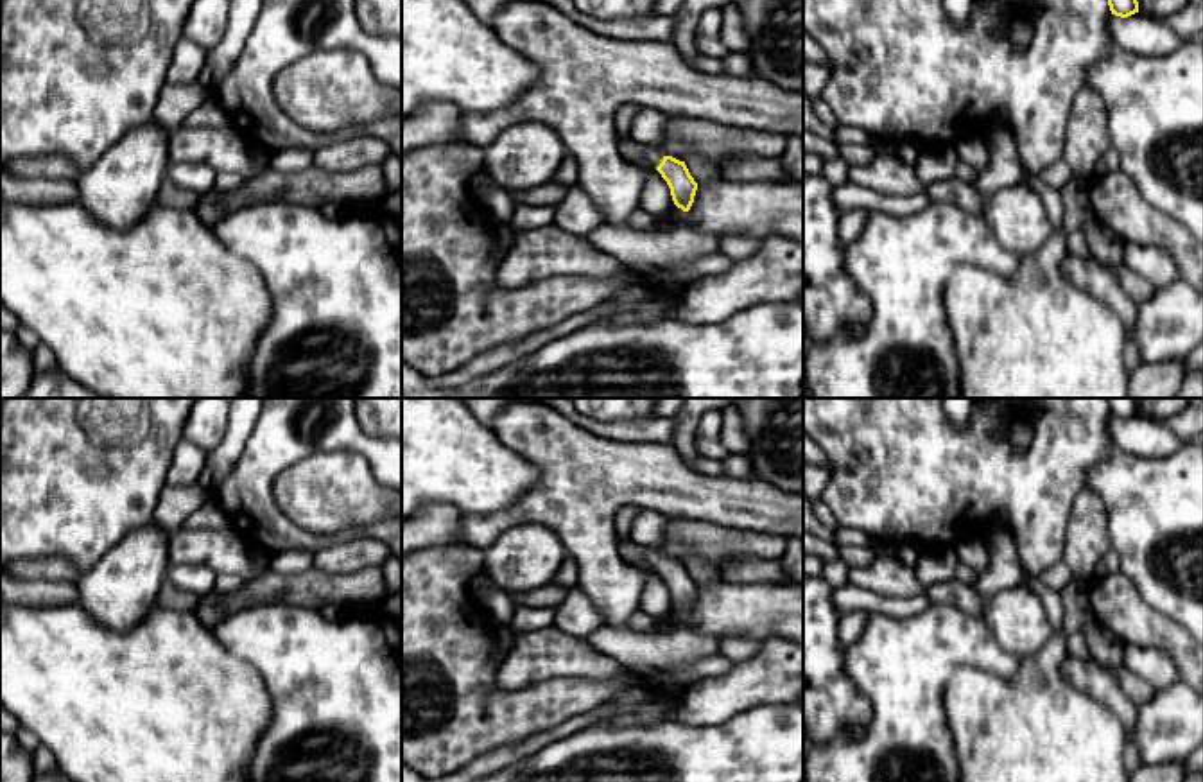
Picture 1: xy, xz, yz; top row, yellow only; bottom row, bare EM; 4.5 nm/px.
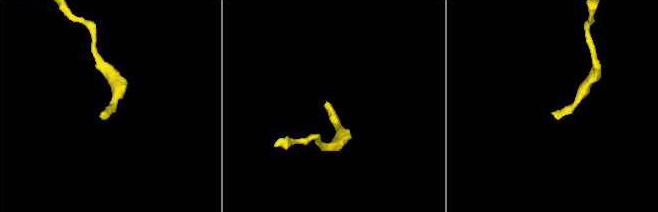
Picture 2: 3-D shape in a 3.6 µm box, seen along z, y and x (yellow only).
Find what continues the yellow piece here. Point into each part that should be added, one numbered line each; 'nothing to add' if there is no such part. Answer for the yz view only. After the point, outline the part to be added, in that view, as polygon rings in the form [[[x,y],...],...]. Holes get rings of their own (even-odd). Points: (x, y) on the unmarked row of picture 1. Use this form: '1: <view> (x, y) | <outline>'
nothing to add

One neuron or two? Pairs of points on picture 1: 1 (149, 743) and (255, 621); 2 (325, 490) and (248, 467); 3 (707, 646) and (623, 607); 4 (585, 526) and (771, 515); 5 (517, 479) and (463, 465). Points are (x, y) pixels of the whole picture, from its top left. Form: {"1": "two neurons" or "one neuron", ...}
{"1": "two neurons", "2": "two neurons", "3": "two neurons", "4": "one neuron", "5": "one neuron"}

